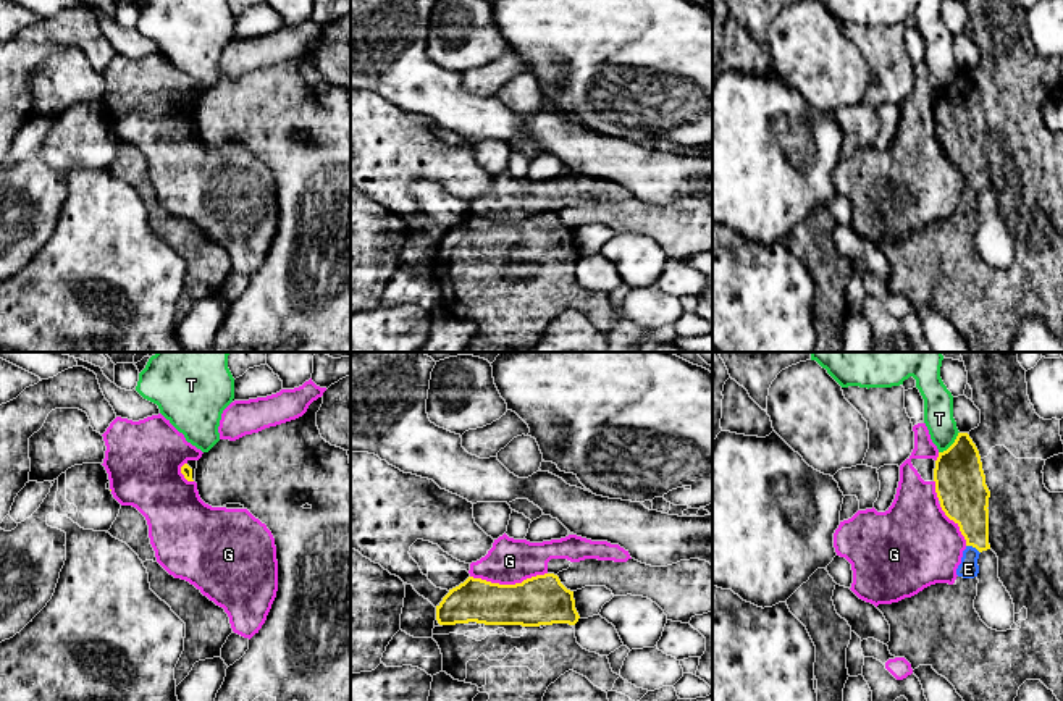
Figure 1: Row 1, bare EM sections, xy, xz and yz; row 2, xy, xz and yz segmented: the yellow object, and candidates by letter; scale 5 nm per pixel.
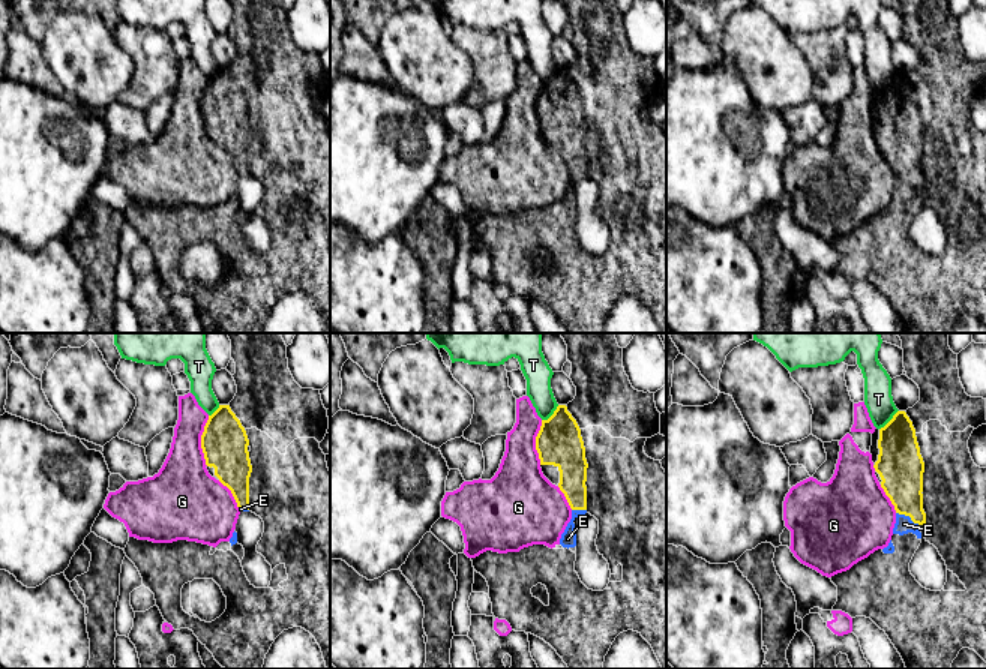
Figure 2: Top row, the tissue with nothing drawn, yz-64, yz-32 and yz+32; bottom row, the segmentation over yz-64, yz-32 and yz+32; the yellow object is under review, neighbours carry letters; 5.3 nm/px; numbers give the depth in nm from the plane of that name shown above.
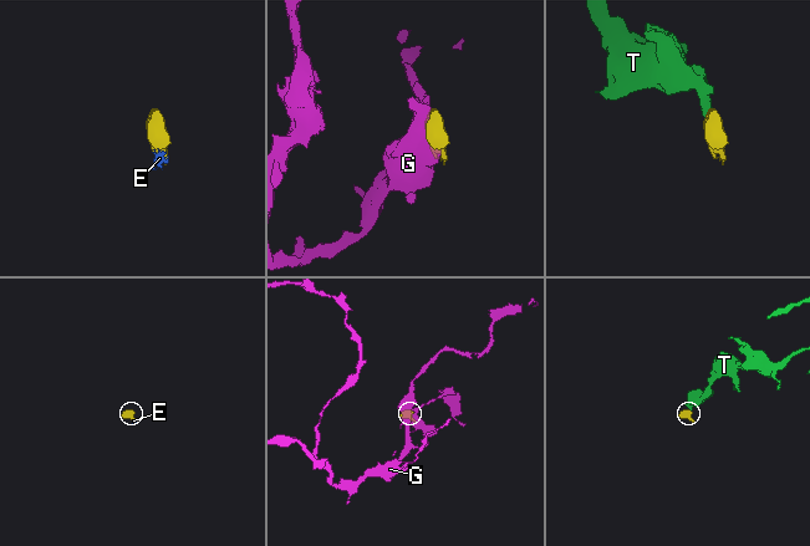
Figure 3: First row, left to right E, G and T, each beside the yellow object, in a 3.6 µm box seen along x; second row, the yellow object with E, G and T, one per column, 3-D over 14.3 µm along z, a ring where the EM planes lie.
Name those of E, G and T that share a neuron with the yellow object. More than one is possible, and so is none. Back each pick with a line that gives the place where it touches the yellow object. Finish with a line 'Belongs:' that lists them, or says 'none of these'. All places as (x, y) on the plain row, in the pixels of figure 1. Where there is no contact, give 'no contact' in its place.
E: meets yellow in yz at (973, 184)
Belongs: E

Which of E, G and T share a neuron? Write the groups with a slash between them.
E / G / T

